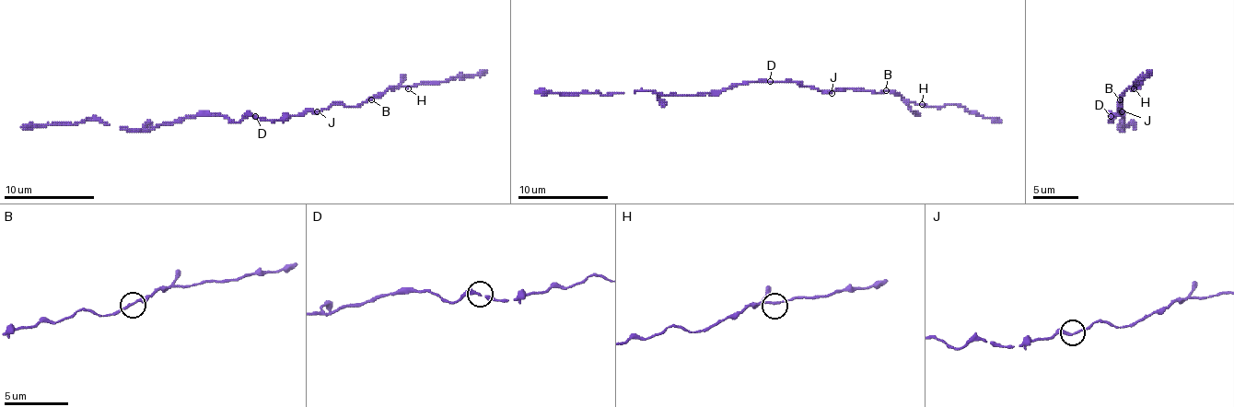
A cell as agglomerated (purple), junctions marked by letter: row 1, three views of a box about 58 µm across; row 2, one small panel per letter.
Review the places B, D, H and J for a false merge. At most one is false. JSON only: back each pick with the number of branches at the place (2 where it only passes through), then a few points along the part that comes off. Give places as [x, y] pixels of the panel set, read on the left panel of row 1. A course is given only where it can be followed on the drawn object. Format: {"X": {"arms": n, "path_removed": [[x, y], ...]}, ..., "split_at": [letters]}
{"split_at": []}

